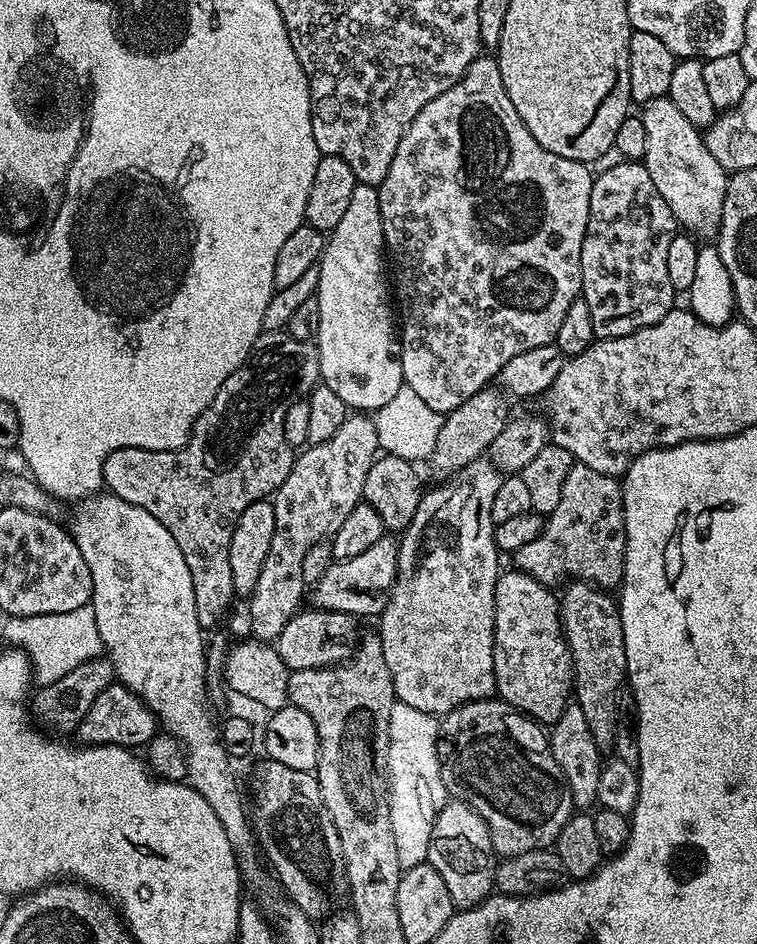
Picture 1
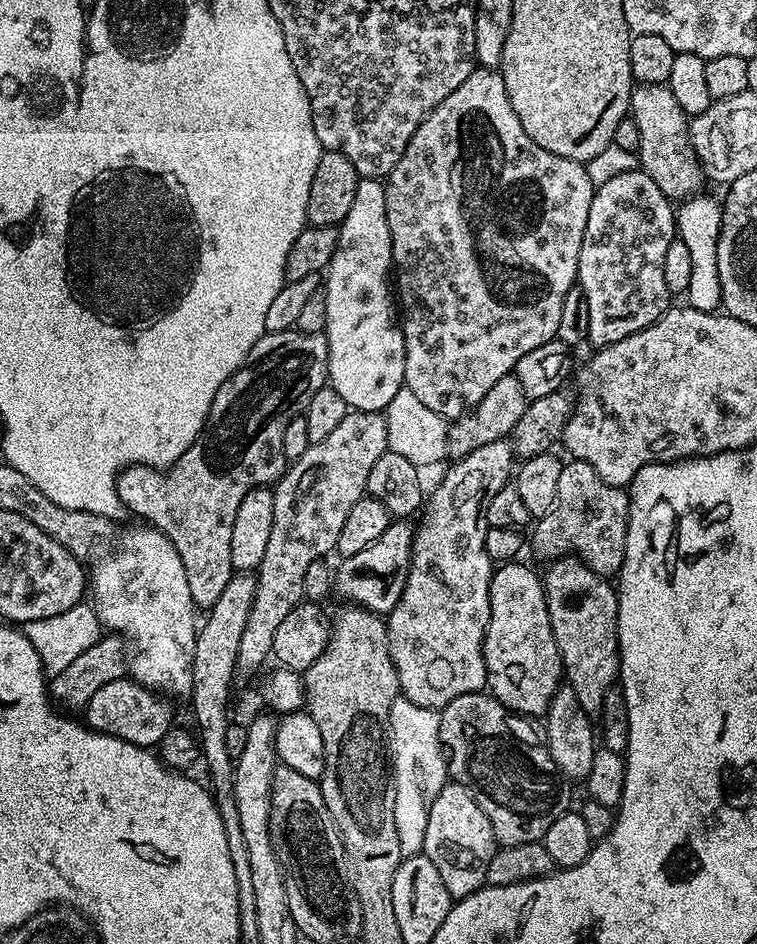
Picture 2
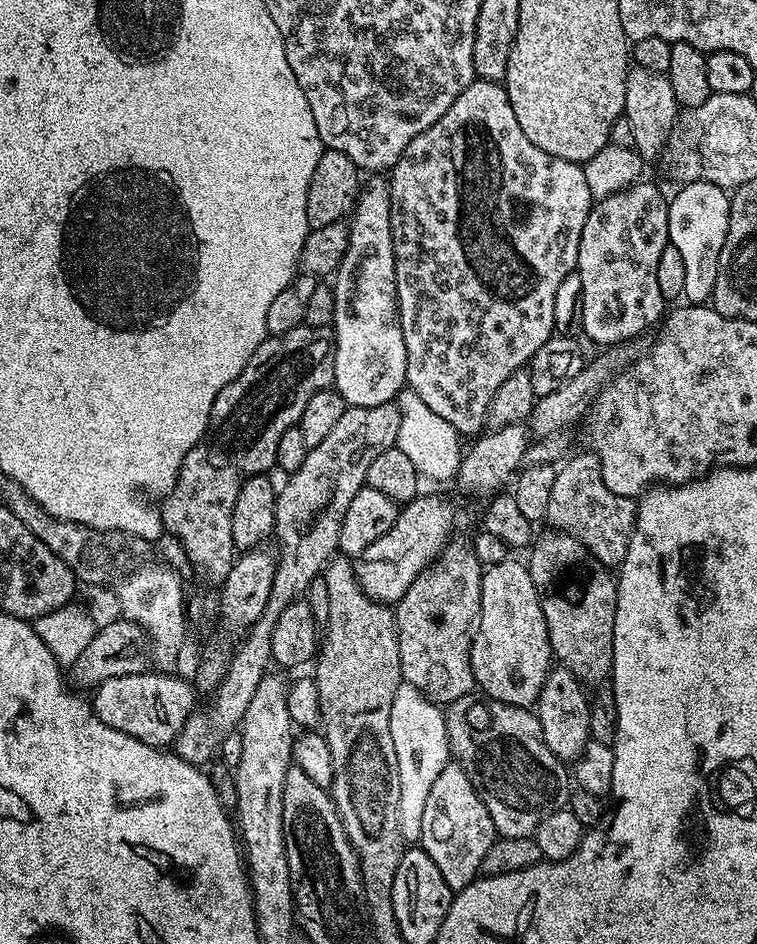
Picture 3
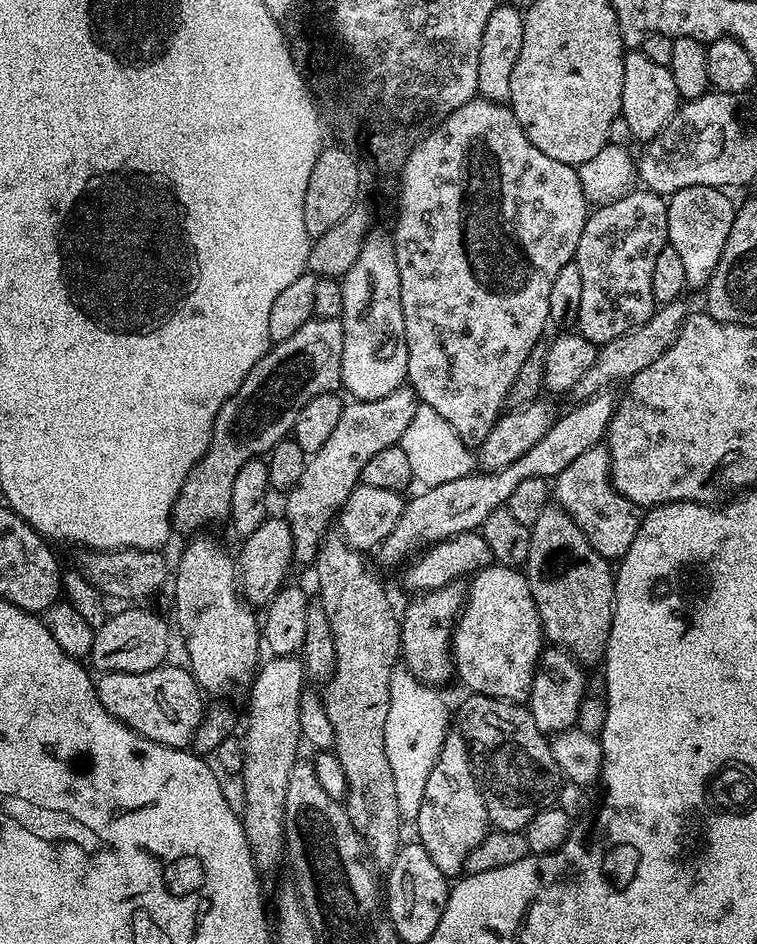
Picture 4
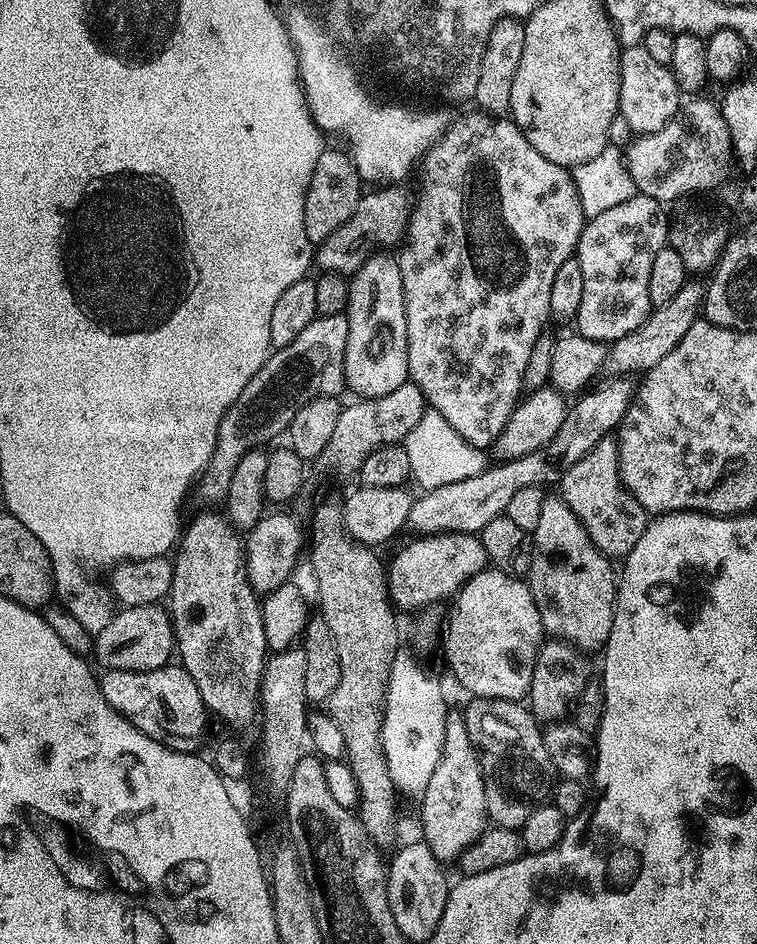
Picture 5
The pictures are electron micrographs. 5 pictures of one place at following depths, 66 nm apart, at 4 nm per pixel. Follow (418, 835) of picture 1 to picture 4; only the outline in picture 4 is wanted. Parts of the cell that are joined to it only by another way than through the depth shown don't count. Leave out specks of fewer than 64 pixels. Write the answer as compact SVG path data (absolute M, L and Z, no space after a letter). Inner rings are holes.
M397 670L390 678L390 710L386 710L384 741L386 758L394 774L394 790L398 794L400 819L404 822L415 821L418 810L422 806L422 794L426 794L426 778L430 778L430 770L434 770L436 759L450 730L450 708L448 712L443 698L436 692L439 691L433 685L423 684L418 677L407 670Z

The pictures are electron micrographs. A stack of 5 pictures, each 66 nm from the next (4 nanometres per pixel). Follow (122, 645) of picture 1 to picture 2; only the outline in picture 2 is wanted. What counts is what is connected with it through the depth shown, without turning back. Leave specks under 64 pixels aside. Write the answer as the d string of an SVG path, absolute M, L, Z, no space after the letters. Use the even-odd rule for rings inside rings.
M140 526L144 528L132 528L128 533L126 531L119 537L118 547L113 556L105 555L99 561L101 563L96 569L90 572L90 592L96 595L94 599L94 607L96 615L100 618L100 623L109 633L119 634L124 637L125 641L130 642L136 647L136 657L130 660L130 676L136 683L144 685L146 688L152 689L157 694L163 694L165 697L184 696L184 698L192 695L192 663L194 662L194 646L196 645L196 633L198 631L198 615L197 609L190 598L190 582L186 582L186 566L182 566L182 558L178 554L178 550L168 541L167 536L160 532L157 528L151 526Z

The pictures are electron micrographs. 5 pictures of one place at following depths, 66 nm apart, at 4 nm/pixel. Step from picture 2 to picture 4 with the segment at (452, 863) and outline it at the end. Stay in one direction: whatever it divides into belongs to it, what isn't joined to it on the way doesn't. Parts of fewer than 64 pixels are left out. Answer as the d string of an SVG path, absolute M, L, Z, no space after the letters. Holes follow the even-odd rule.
M449 730L446 734L434 770L430 770L430 778L426 778L426 794L422 794L422 806L416 815L414 827L415 839L426 850L426 854L434 858L434 866L438 866L438 870L442 870L442 874L449 878L459 877L464 872L464 863L466 858L470 858L470 850L474 850L474 846L478 846L490 831L484 795L476 780L476 772L472 769L472 755L468 753L468 744L459 730Z

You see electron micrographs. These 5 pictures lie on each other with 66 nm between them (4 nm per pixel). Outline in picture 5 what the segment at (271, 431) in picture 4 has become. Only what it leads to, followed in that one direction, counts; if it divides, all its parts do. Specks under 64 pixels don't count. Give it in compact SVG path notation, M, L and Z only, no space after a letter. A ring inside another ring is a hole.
M344 312L338 314L330 314L329 316L317 315L314 322L310 322L310 326L306 326L306 330L302 330L302 334L298 334L298 338L294 338L294 342L290 342L290 346L285 348L277 348L271 353L263 366L258 370L258 374L254 374L254 378L250 378L250 382L246 382L246 390L242 390L242 394L238 394L238 398L228 408L228 413L222 418L222 422L218 428L218 438L216 439L216 452L212 455L212 462L208 465L206 471L203 473L203 483L213 484L214 487L220 490L227 489L230 478L234 474L234 466L238 466L238 462L246 455L257 449L259 446L264 446L267 440L272 440L275 436L283 437L288 431L290 422L294 418L296 411L302 407L306 402L310 402L319 396L334 396L339 397L340 391L345 391L346 381L344 379L344 351L346 350L346 338L348 337L348 318Z

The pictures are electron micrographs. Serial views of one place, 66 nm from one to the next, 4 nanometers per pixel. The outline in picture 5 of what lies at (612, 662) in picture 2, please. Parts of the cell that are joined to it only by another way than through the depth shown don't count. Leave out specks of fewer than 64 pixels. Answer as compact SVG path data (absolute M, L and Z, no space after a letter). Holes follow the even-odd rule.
M556 494L545 495L542 511L538 517L538 526L530 535L532 537L532 565L528 571L526 583L538 606L538 614L542 618L545 633L552 638L567 640L588 654L592 654L595 648L596 651L603 649L610 634L610 626L614 622L616 609L618 576L615 571L612 573L613 561L597 550L590 534L574 514L574 510Z

